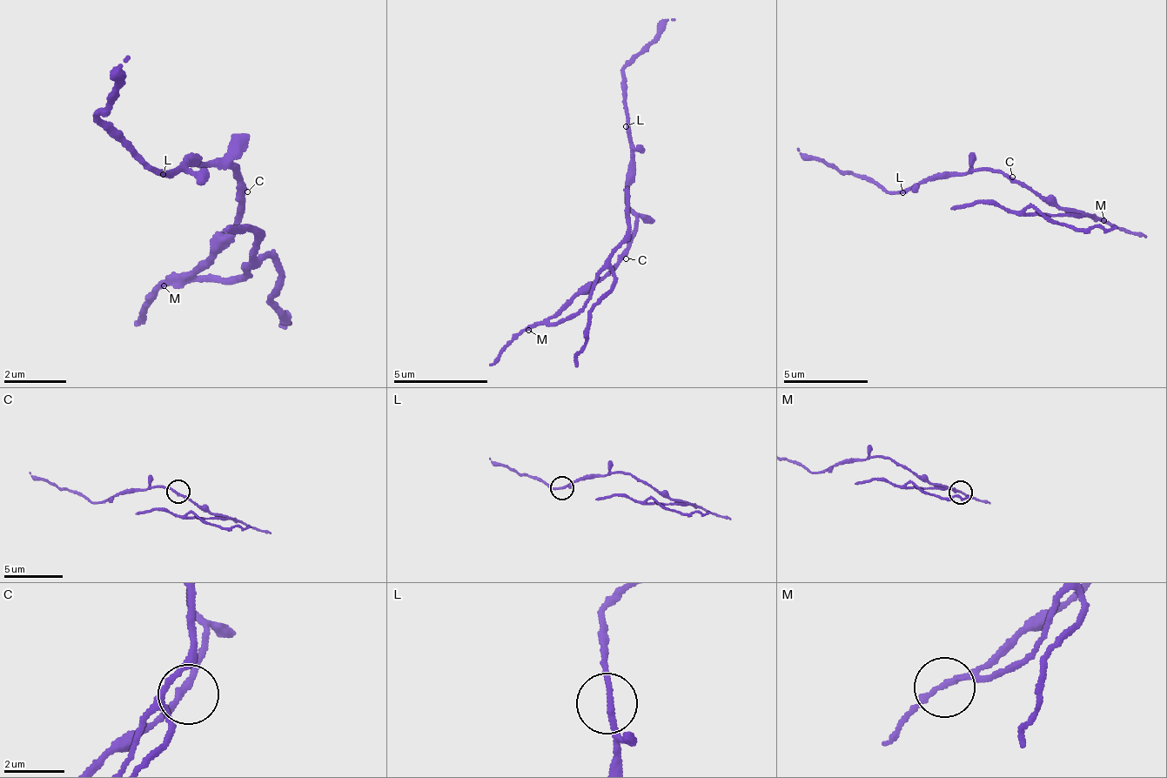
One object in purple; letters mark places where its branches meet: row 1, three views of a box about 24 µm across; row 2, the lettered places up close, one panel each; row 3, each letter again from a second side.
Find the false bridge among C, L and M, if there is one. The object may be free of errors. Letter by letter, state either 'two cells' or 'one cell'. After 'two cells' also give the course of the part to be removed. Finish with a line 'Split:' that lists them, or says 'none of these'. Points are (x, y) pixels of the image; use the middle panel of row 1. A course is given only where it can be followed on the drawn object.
C: one cell
L: one cell
M: two cells; foreign part runs (526, 328), (573, 315), (603, 271), (614, 285), (587, 320), (574, 368)
Split: M

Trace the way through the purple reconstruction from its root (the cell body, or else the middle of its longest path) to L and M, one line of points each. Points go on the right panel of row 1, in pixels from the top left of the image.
L: (1009, 177), (987, 169), (969, 170), (965, 176), (935, 177), (902, 192)
M: (1009, 177), (1022, 181), (1064, 210), (1081, 211), (1103, 222)

